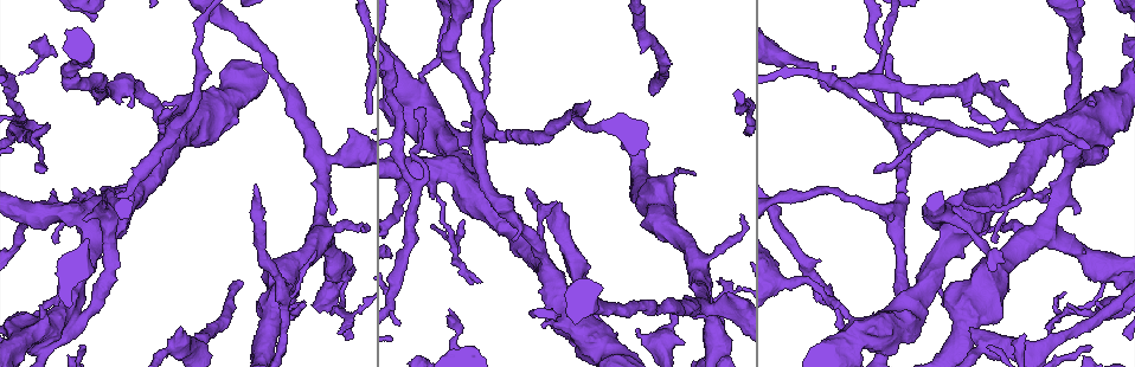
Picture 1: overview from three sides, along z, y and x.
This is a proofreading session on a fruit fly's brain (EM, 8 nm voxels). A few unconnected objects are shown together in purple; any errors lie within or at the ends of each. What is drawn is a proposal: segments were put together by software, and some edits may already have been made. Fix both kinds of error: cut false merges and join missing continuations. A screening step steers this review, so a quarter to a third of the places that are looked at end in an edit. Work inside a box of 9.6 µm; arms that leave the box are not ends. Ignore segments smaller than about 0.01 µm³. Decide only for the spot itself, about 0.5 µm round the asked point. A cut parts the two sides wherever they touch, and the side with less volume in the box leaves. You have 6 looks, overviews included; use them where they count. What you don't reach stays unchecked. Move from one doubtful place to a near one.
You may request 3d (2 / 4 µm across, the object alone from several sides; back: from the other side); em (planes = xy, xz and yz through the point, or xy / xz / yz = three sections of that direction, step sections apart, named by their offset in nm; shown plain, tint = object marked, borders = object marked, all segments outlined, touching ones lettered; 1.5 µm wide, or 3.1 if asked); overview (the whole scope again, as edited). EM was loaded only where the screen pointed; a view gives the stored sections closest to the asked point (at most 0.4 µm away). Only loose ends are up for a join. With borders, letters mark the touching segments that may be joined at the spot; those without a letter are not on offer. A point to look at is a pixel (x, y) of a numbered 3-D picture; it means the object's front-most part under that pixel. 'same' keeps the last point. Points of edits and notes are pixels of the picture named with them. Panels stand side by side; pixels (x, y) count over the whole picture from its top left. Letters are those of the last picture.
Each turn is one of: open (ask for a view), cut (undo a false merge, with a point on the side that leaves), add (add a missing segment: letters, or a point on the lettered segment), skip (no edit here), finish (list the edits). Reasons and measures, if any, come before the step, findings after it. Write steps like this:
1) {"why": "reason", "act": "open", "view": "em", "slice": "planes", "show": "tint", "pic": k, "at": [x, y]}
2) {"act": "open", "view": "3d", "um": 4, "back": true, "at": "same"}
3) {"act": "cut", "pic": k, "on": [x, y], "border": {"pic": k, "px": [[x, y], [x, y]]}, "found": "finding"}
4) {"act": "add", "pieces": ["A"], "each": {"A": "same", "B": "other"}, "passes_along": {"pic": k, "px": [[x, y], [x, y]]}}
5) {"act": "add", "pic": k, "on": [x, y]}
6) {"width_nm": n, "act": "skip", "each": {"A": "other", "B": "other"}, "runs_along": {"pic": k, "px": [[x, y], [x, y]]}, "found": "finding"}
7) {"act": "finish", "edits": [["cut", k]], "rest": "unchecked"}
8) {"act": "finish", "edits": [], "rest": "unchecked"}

{"why": "branch stops here", "act": "open", "view": "em", "slice": "xy", "step": 4, "show": "tint", "pic": 1, "at": [35, 171]}

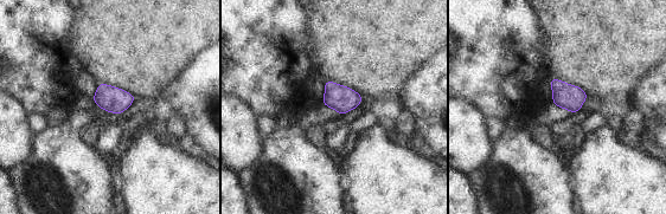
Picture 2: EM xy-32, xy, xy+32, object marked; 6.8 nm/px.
{"why": "cut it another way", "act": "open", "view": "em", "slice": "planes", "show": "borders", "at": "same"}

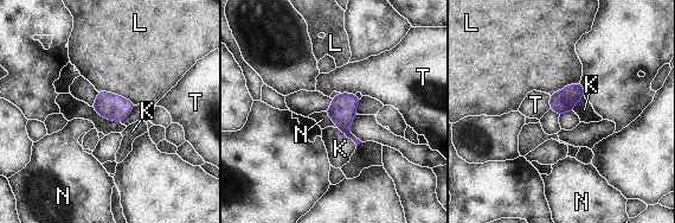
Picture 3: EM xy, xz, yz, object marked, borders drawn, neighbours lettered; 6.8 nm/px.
{"act": "skip", "each": {"K": "other", "L": "other", "N": "other", "T": "other"}, "border": {"pic": 3, "px": [[323, 112], [336, 127]]}, "found": "no lettered segment goes on from it"}

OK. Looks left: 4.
{"why": "three-way junction", "act": "open", "view": "3d", "um": 4, "pic": 1, "at": [345, 282]}

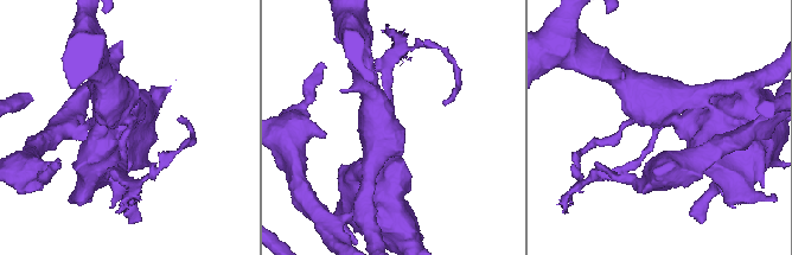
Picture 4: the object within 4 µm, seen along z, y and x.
{"why": "need the tissue", "act": "open", "view": "em", "um": 3.1, "slice": "xy", "step": 16, "show": "tint", "pic": 4, "at": [128, 122]}

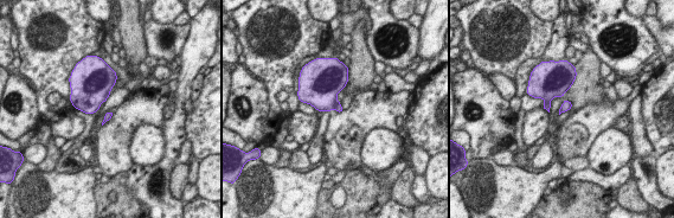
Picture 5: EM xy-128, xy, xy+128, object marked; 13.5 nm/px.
{"why": "cut it another way", "act": "open", "view": "em", "um": 3.1, "slice": "planes", "show": "borders", "at": "same"}

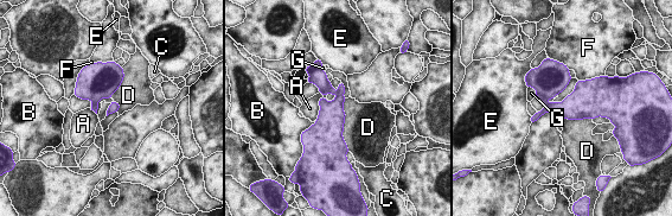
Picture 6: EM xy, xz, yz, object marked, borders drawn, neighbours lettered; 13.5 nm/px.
{"act": "cut", "pic": 6, "on": [548, 88], "each": {"A": "other", "B": "other", "C": "other", "D": "other", "E": "other", "F": "other", "G": "other"}, "border": {"pic": 6, "px": [[551, 103], [544, 106]]}, "found": "a second neuron is stuck on"}

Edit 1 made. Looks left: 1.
{"why": "branch stops here", "act": "open", "view": "em", "slice": "planes", "show": "borders", "pic": 1, "at": [180, 328]}

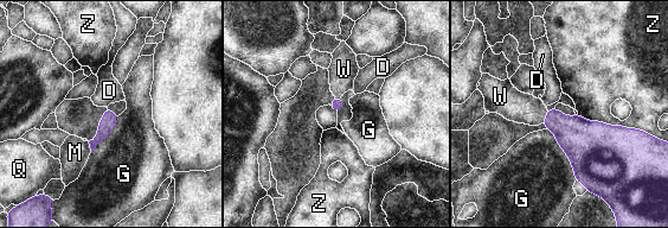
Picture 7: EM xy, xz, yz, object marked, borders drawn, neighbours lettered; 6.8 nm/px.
{"act": "add", "pieces": ["W"], "each": {"D": "other", "G": "other", "M": "other", "Q": "other", "W": "same", "Z": "other"}, "passes_along": {"pic": 7, "px": [[576, 135], [546, 116], [513, 105]]}, "found": "the neuron continues"}

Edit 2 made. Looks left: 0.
{"act": "finish", "edits": [["cut", 6], ["add", 7]], "rest": "unchecked"}

